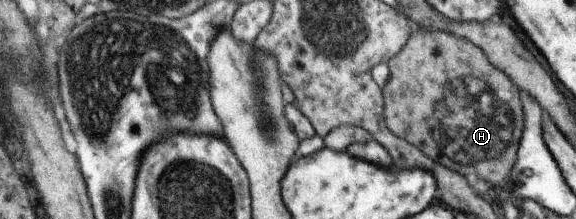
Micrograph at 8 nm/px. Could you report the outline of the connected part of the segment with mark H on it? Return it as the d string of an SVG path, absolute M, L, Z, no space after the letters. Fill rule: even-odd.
M424 30L424 45L401 49L387 61L389 78L383 86L385 95L385 125L394 135L416 146L428 159L454 170L461 176L474 175L490 185L502 185L515 164L514 155L521 141L522 111L518 101L518 89L496 69L492 61L473 43L451 36L446 32Z

